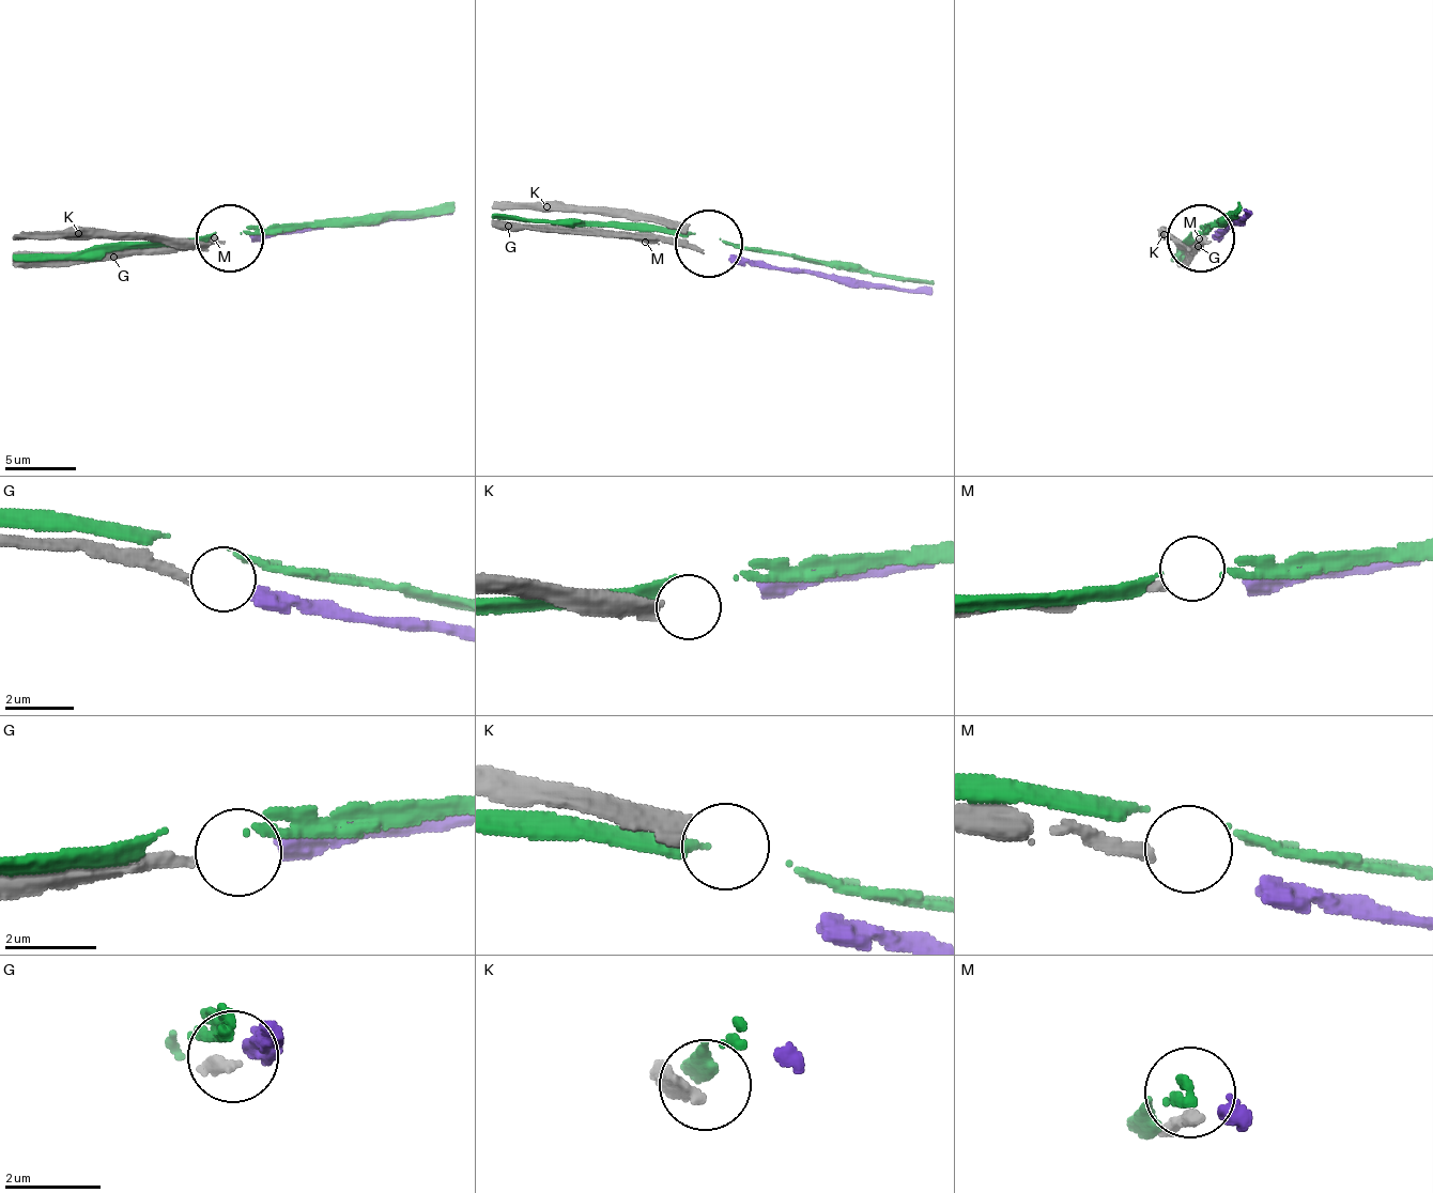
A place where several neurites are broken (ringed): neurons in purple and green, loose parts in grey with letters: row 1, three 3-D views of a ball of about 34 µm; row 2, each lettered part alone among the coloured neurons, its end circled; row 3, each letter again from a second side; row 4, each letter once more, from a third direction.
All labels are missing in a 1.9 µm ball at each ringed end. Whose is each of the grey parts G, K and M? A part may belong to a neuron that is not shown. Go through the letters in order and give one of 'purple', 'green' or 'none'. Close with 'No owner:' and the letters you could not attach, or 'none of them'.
G: purple
K: none
M: none
No owner: K, M

